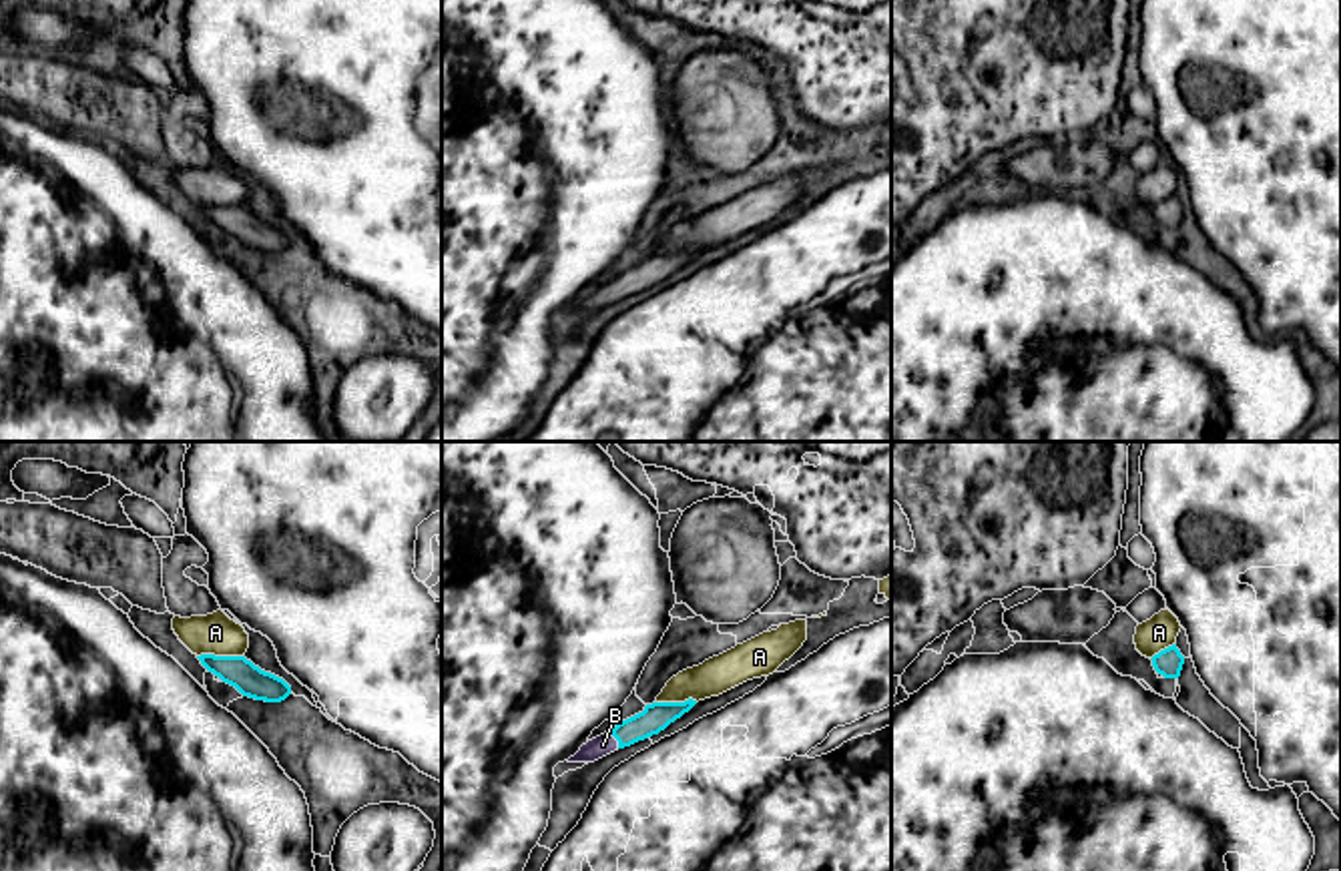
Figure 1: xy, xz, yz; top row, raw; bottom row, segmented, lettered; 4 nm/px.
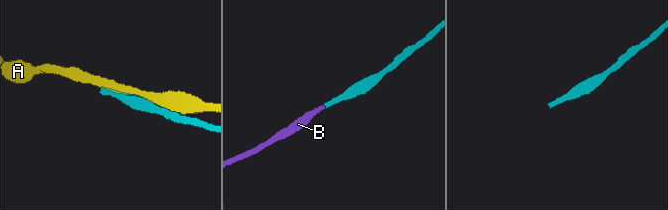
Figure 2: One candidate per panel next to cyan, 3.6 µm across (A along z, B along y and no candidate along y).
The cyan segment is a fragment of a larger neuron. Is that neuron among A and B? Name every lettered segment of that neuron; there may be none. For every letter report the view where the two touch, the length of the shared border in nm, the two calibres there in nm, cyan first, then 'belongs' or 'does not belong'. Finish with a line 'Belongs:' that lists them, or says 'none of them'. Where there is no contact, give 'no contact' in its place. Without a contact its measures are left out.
A: meets cyan in xy; contact 180 nm long; 120 nm thick on the cyan side, 160 nm on the other; does not belong
B: meets cyan in xz; contact 80 nm long; 120 nm thick on the cyan side, 90 nm on the other; belongs
Belongs: B

